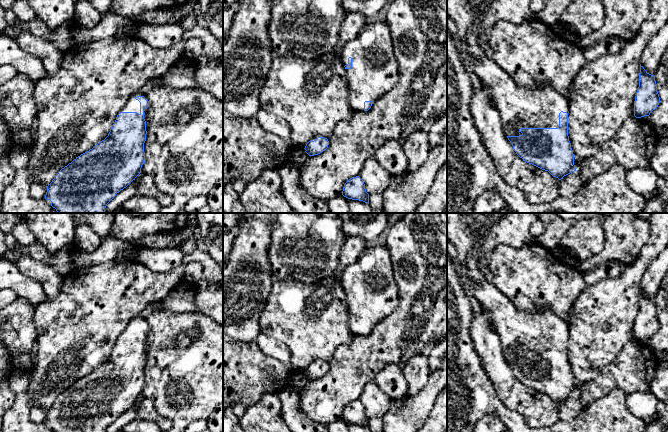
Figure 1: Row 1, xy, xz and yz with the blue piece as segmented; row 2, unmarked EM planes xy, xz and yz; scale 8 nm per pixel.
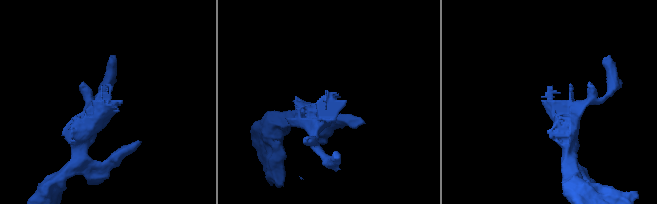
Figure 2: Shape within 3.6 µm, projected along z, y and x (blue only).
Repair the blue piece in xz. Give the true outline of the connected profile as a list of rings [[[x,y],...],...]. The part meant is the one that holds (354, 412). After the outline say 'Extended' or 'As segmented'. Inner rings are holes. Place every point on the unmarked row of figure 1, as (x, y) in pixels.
[[[352,401],[344,408],[342,419],[348,423],[359,424],[369,428],[369,418],[366,416],[365,408],[359,401]]]. As segmented

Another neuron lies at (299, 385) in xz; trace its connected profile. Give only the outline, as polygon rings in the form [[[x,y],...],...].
[[[303,374],[299,378],[291,382],[290,386],[298,393],[301,394],[309,385],[310,380]]]

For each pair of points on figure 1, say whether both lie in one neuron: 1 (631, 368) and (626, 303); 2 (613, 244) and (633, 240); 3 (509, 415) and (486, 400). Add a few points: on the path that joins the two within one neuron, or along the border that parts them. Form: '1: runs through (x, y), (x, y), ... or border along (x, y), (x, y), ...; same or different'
1: border along (633, 339), (613, 359); different
2: runs through (618, 244), (628, 240); same
3: runs through (503, 412), (492, 404); same

